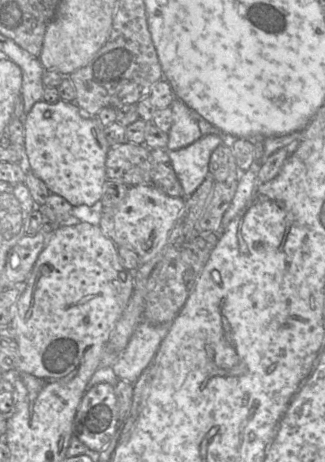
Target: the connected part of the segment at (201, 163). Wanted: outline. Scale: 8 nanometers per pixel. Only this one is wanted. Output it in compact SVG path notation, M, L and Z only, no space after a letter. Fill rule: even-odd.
M213 133L202 136L184 148L168 151L173 169L183 188L184 199L190 197L208 176L209 161L214 149L231 141L230 136Z

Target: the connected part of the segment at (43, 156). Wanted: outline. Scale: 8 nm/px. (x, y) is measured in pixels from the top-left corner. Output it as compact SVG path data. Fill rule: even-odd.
M61 99L55 103L37 102L24 116L24 148L31 170L48 187L49 191L65 198L73 207L93 206L101 201L103 186L107 180L106 157L110 146L103 134L104 127L96 116L84 114L75 102Z

